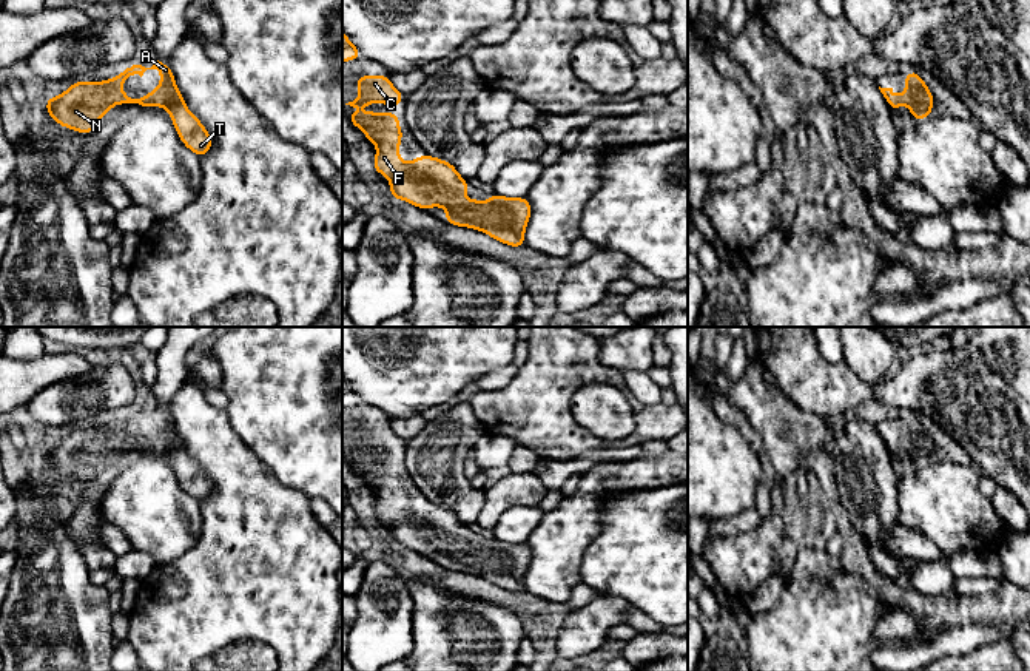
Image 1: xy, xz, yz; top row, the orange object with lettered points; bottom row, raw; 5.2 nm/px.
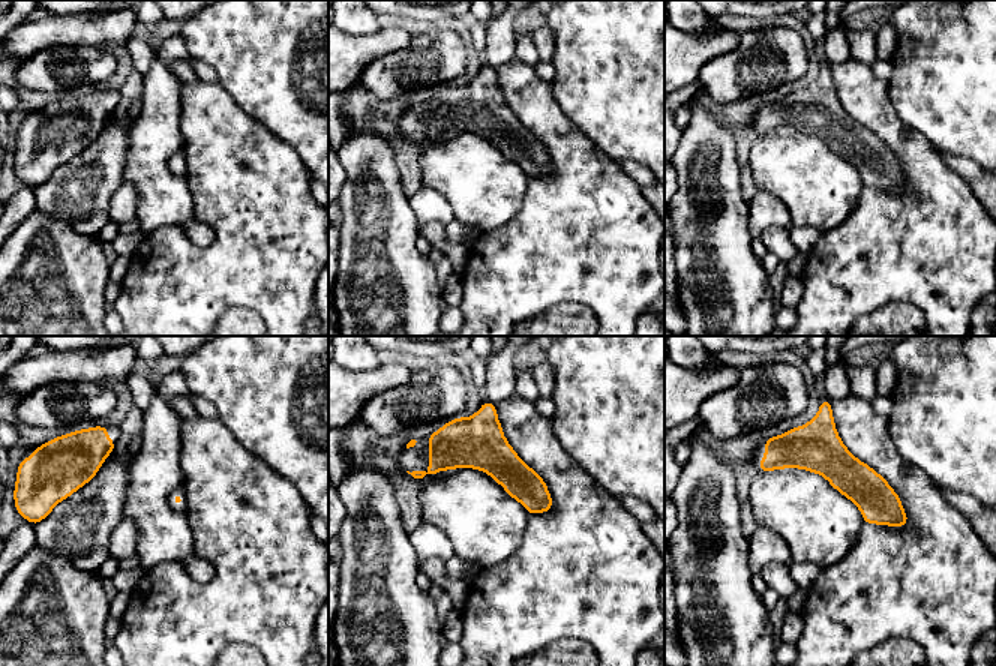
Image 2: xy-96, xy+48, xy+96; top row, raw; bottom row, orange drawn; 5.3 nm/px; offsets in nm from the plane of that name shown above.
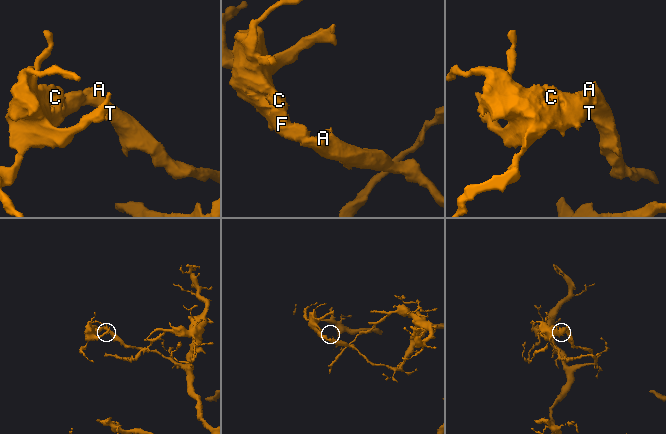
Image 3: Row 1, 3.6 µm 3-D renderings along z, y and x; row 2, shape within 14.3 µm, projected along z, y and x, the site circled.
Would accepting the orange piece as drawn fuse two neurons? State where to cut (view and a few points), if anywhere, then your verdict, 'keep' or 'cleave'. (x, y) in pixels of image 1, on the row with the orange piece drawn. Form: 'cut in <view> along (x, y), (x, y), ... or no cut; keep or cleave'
no cut; keep

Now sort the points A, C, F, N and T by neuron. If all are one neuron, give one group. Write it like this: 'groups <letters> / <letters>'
groups A C F N T

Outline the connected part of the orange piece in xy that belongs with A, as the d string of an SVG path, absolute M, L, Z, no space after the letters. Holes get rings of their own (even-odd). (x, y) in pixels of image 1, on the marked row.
M159 60L151 68L142 65L126 66L111 80L77 80L60 96L54 99L46 97L46 111L63 128L91 134L99 119L117 103L136 103L142 108L162 106L170 113L174 130L188 150L202 157L211 148L211 134L207 133L202 122L187 108L170 65ZM146 69L160 71L160 85L145 97L131 99L120 88L122 83L133 74L142 77Z

